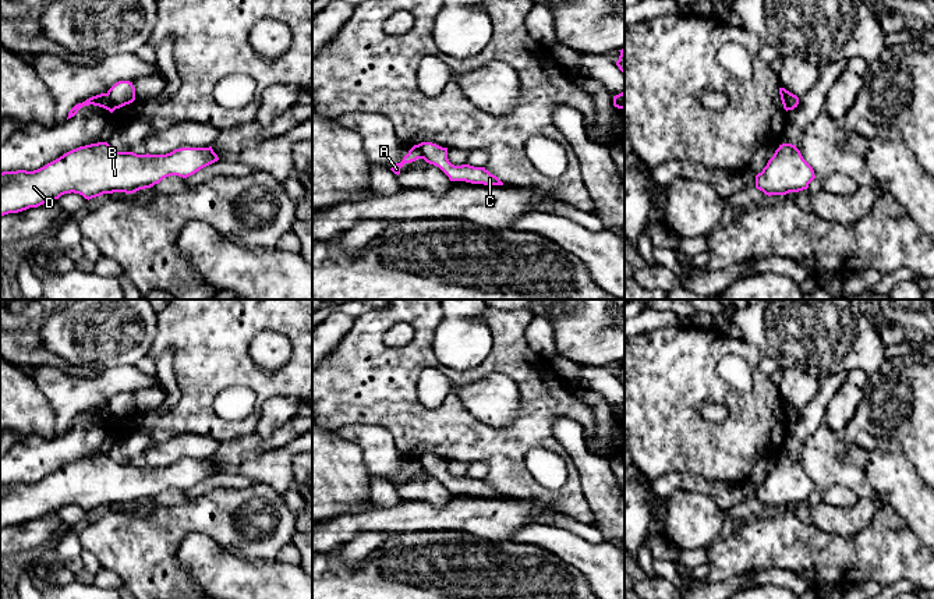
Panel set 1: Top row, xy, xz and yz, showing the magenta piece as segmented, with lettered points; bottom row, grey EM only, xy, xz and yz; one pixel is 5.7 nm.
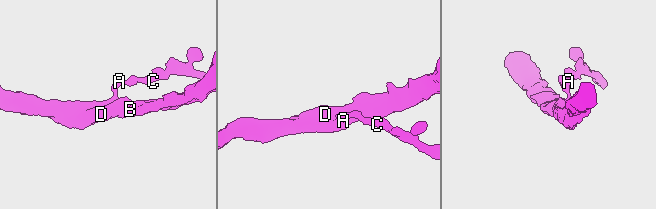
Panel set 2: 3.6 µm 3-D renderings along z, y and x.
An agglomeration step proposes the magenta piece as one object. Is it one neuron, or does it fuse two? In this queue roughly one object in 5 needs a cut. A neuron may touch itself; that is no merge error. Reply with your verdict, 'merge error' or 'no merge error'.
merge error

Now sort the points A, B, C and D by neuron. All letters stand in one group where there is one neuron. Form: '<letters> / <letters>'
A B D / C

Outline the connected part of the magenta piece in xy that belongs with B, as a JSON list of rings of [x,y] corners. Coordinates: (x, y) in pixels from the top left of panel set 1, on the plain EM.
[[[107,454],[79,458],[38,482],[0,485],[0,528],[71,504],[88,513],[103,506],[134,506],[170,488],[187,490],[217,472],[212,458],[180,460],[166,467],[117,464]]]

